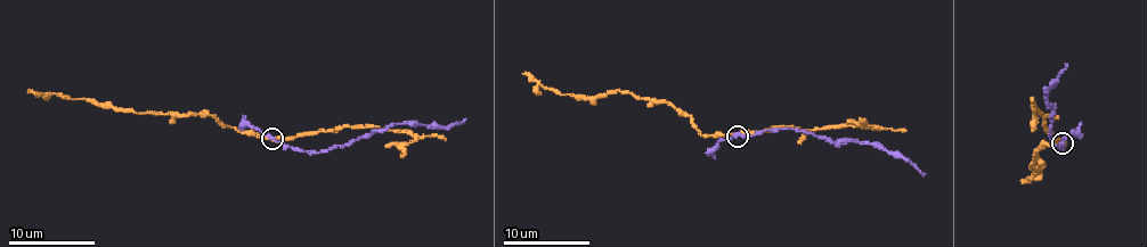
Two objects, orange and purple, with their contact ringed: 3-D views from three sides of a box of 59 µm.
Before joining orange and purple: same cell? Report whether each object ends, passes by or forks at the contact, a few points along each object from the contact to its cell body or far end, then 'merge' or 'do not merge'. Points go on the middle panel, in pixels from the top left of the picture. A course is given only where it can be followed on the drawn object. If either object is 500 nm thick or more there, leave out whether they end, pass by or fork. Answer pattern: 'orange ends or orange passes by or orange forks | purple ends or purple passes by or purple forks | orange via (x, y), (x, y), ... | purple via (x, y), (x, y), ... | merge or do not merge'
orange passes by | purple passes by | orange via (738, 134), (704, 137), (689, 116), (670, 105), (653, 104), (619, 91), (594, 97), (560, 95), (523, 74) | purple via (738, 134), (788, 128), (835, 141), (879, 142), (926, 173) | do not merge

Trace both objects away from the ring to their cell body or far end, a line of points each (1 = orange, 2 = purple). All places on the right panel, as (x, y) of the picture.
1: (1062, 143), (1044, 142), (1036, 149), (1031, 169), (1038, 166), (1040, 171), (1023, 181)
2: (1062, 143), (1060, 147), (1051, 142), (1051, 108), (1043, 90), (1057, 79), (1065, 64)

